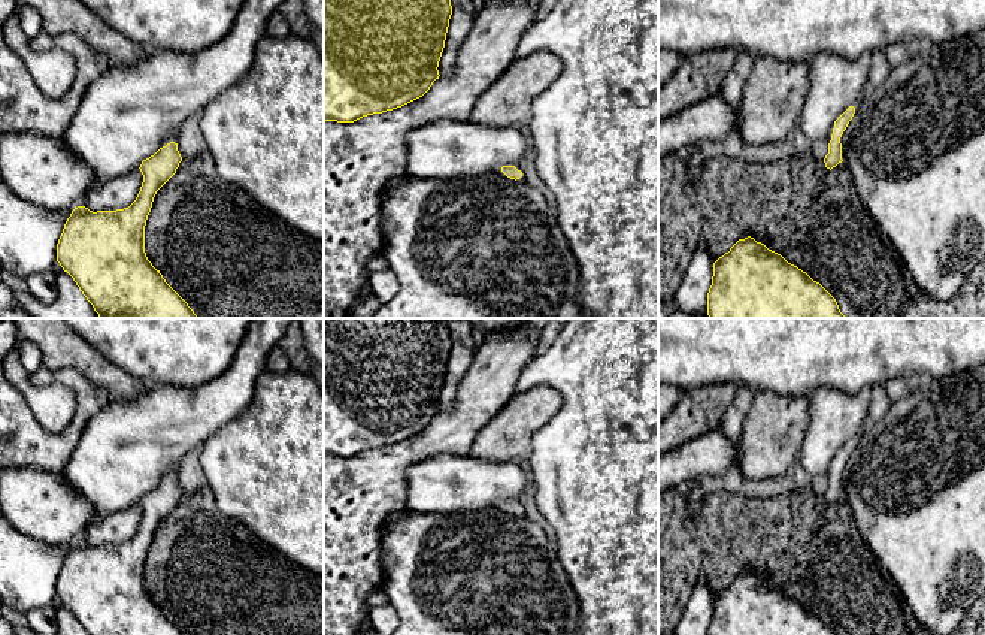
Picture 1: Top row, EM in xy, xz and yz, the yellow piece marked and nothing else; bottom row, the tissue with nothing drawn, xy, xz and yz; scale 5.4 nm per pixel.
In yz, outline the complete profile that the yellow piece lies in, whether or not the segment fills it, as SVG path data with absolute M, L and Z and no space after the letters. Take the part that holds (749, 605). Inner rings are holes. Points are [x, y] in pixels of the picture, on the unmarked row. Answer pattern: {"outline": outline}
{"outline": "M748 571L713 598L707 635L836 635L781 589Z"}

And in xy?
{"outline": "M178 469L166 472L161 483L143 495L143 517L136 535L124 544L93 547L78 541L67 553L57 578L57 596L87 635L184 635L148 595L145 560L157 526L176 508L184 492L178 486Z"}

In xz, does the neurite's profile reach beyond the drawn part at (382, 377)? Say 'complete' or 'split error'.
complete

